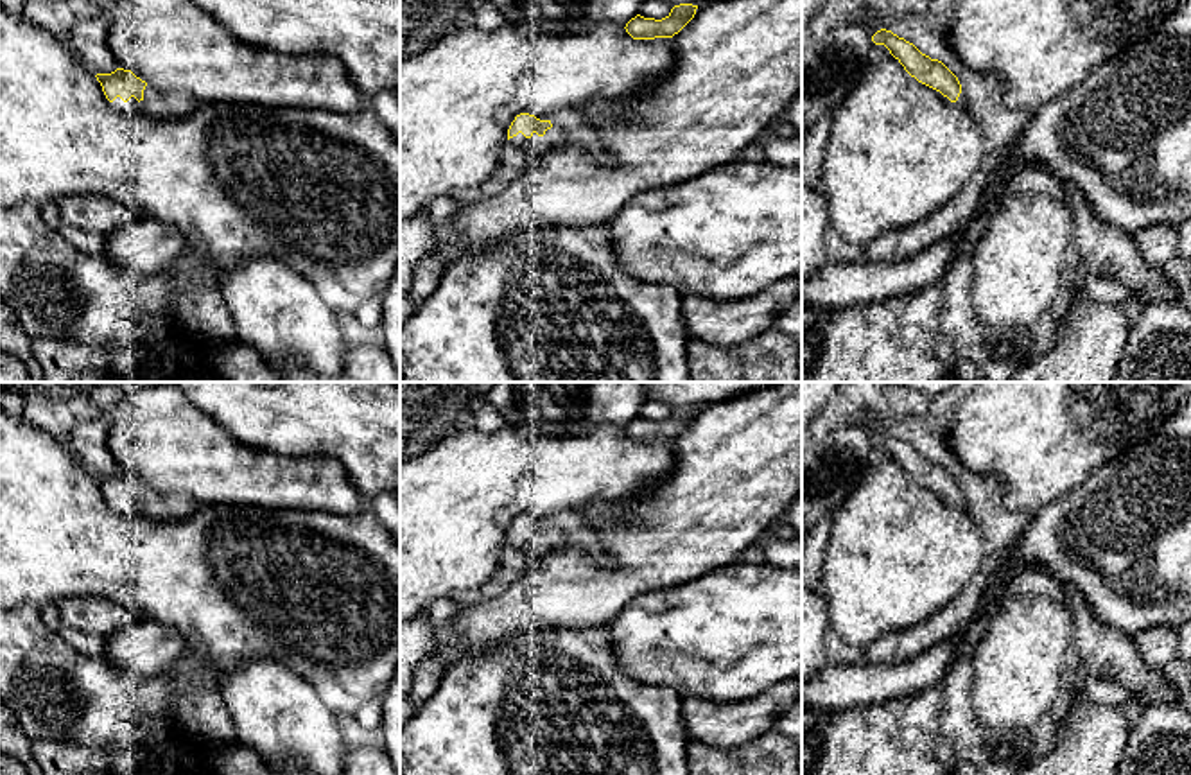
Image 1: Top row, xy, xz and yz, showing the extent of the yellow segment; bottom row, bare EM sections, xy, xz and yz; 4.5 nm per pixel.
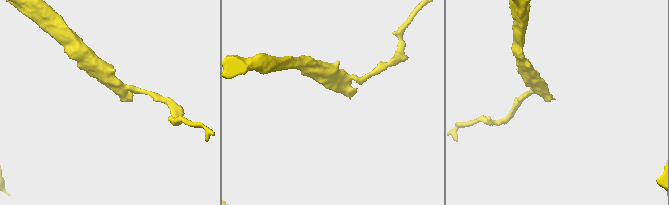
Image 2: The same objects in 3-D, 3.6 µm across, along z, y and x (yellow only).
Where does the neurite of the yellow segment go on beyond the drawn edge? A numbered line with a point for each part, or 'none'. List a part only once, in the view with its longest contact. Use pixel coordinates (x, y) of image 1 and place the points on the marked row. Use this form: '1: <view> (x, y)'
1: xz (569, 126)

